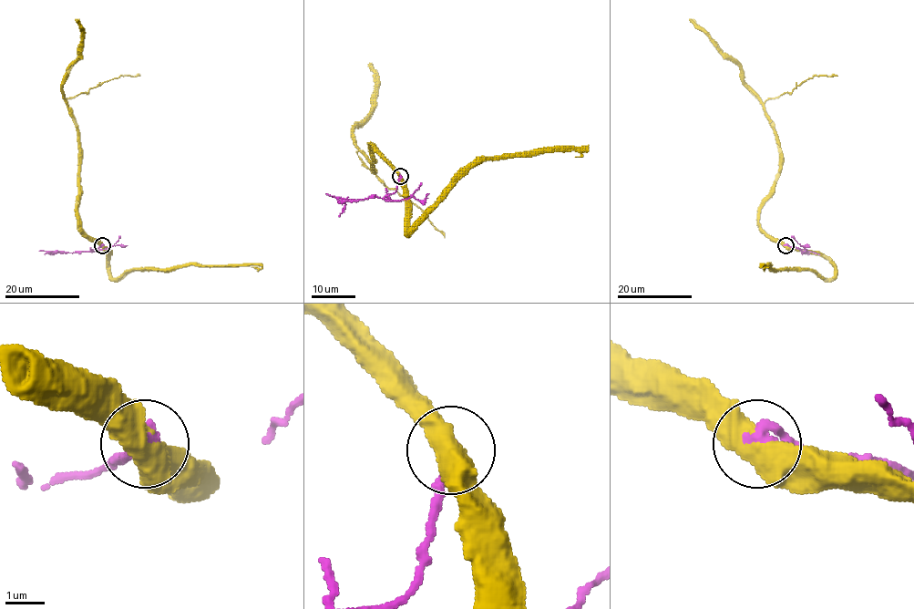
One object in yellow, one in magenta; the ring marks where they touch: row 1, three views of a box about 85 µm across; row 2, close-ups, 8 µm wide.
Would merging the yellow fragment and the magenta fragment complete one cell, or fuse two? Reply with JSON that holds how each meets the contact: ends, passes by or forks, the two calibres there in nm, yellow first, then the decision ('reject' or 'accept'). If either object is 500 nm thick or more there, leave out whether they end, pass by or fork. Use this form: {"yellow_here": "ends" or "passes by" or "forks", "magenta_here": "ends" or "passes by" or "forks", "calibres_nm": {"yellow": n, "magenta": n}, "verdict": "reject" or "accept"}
{"calibres_nm": {"yellow": 600, "magenta": 360}, "verdict": "reject"}

